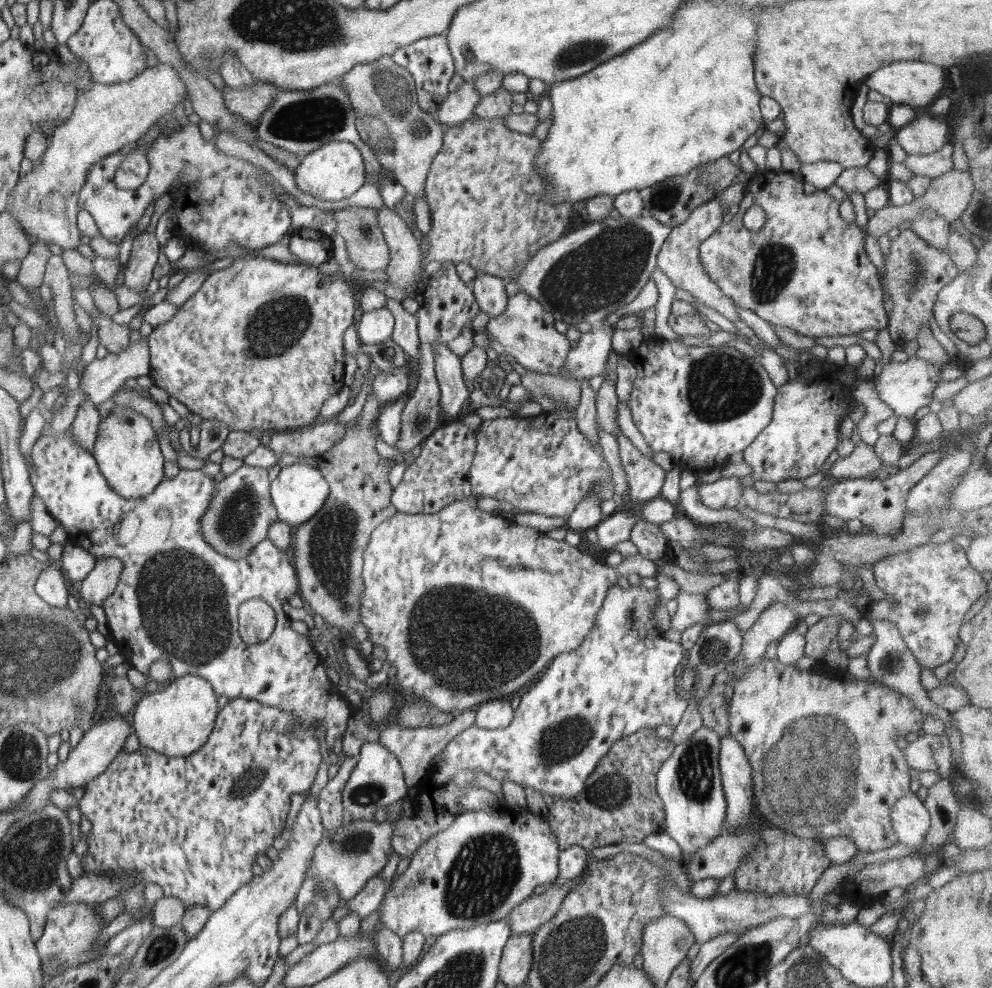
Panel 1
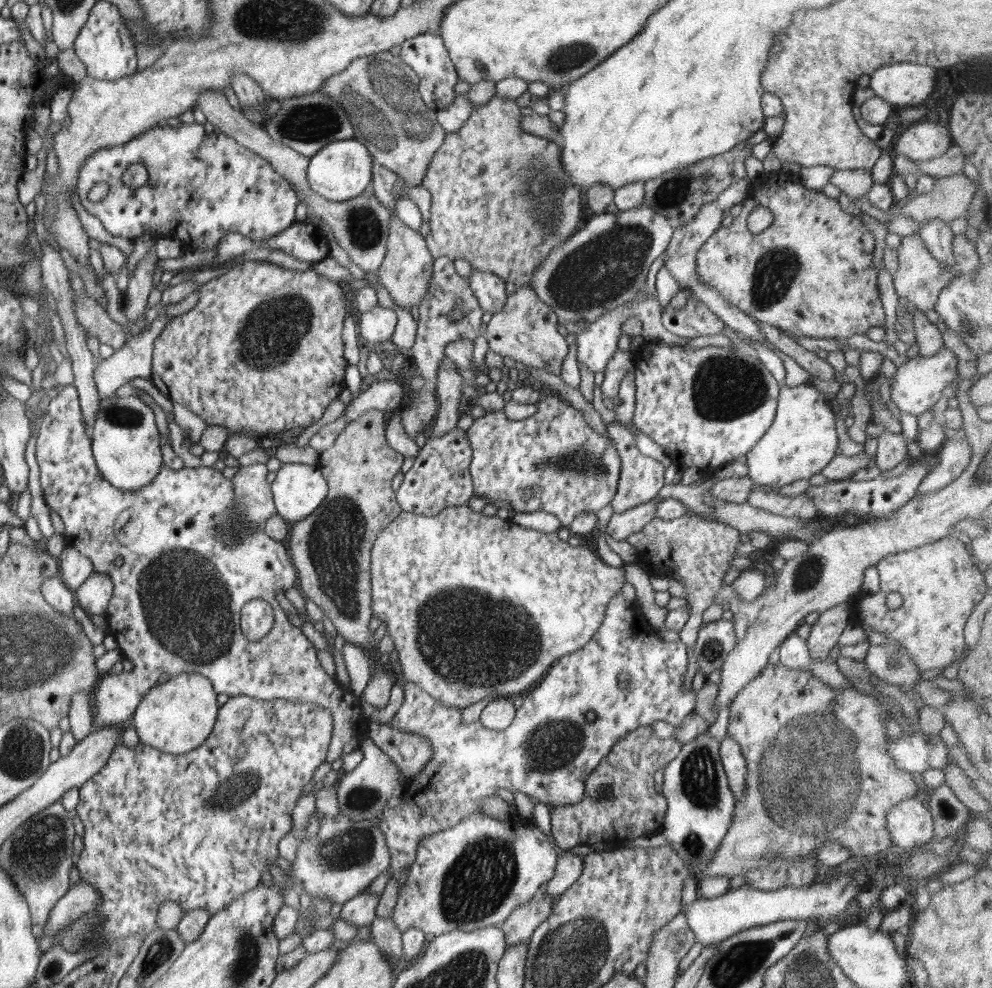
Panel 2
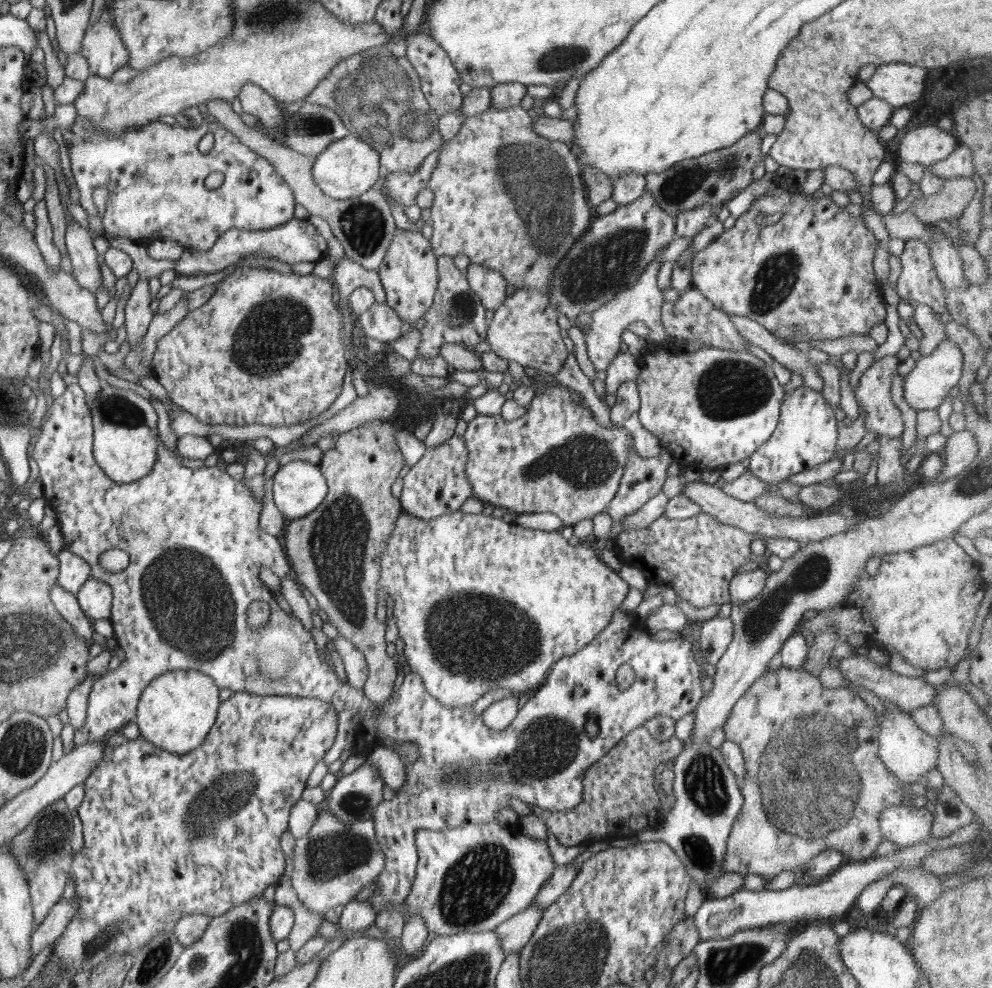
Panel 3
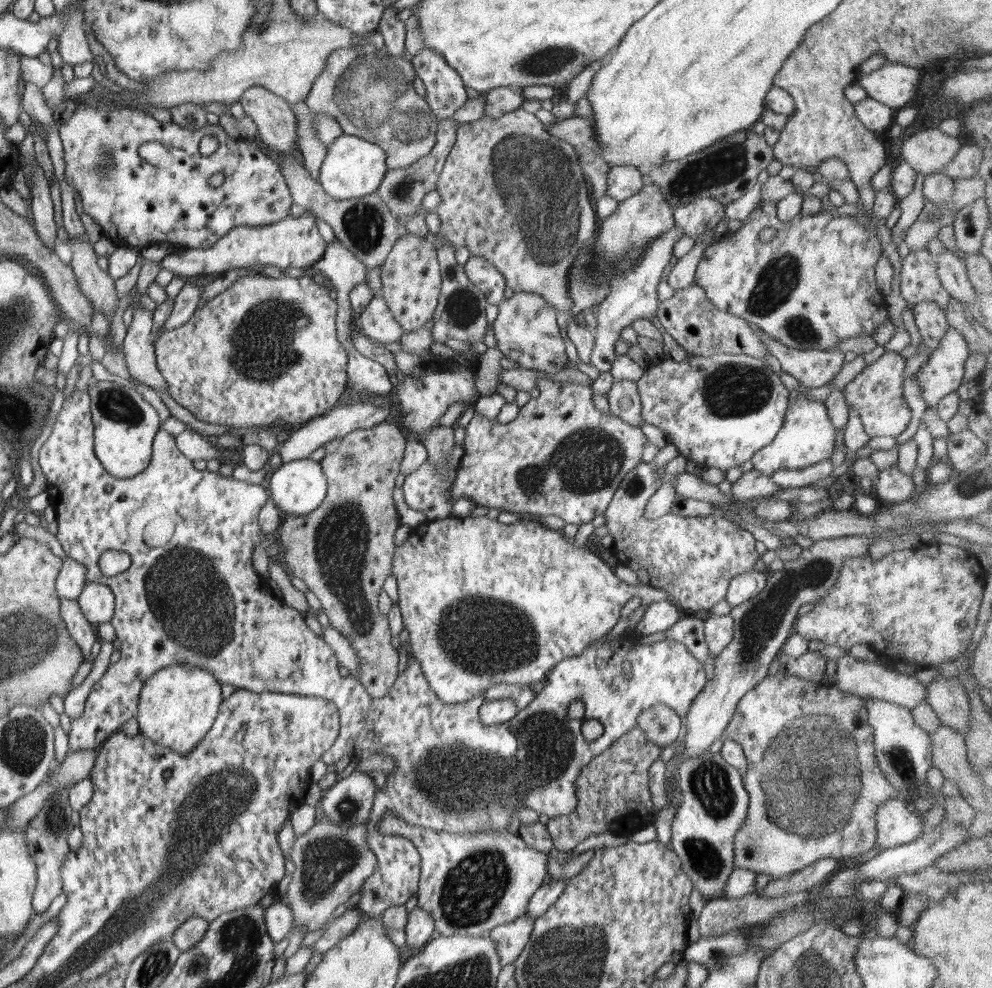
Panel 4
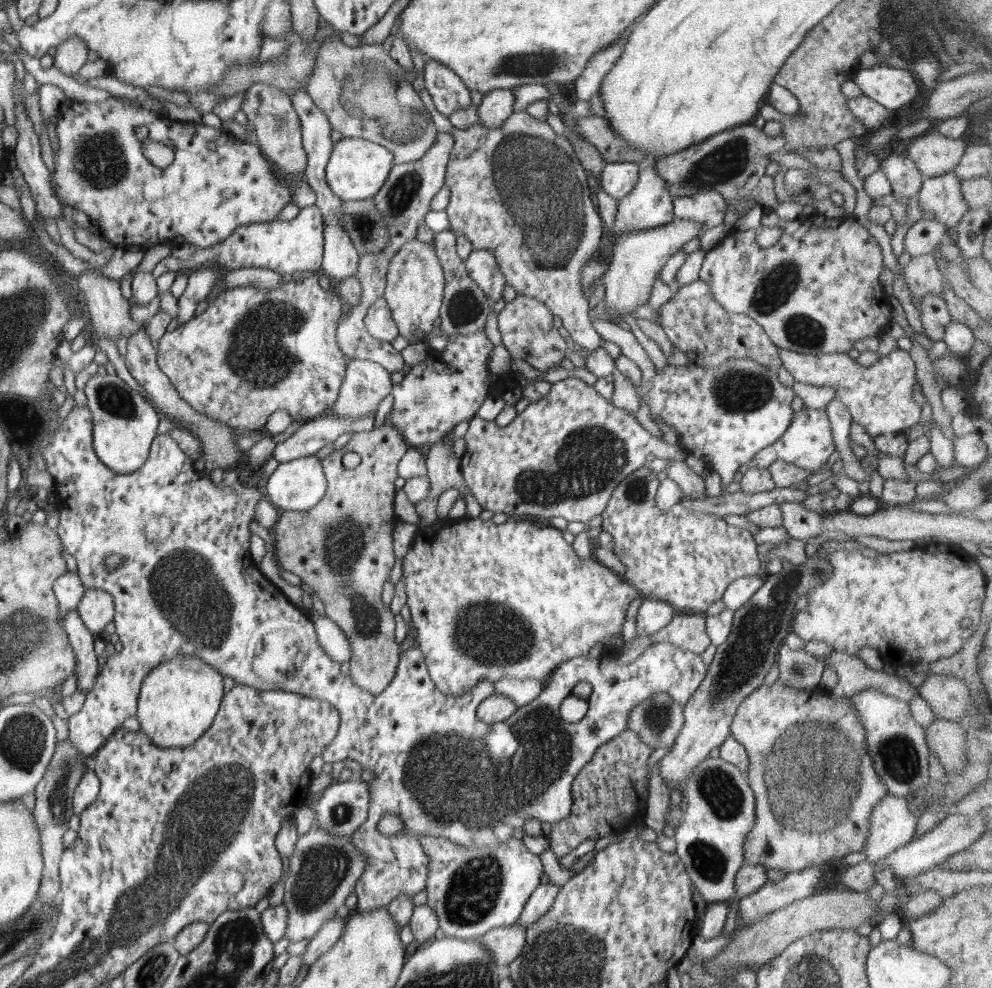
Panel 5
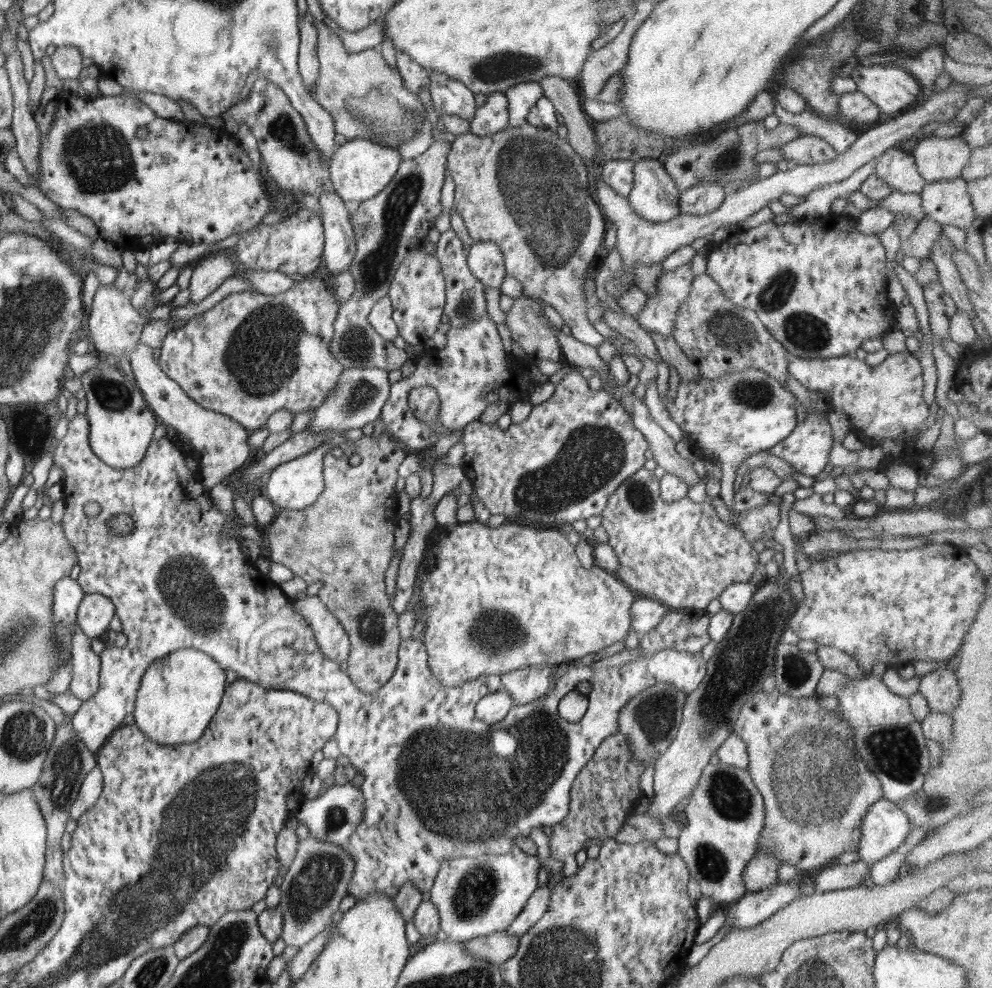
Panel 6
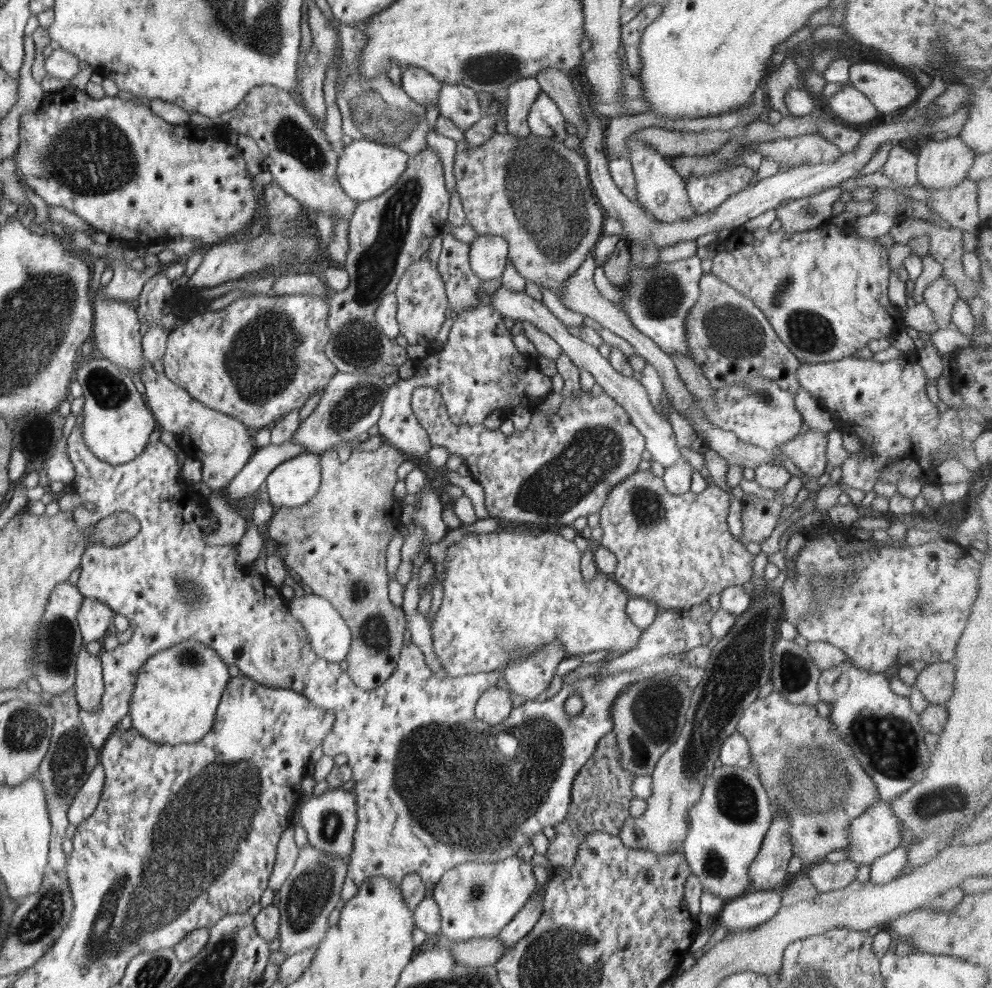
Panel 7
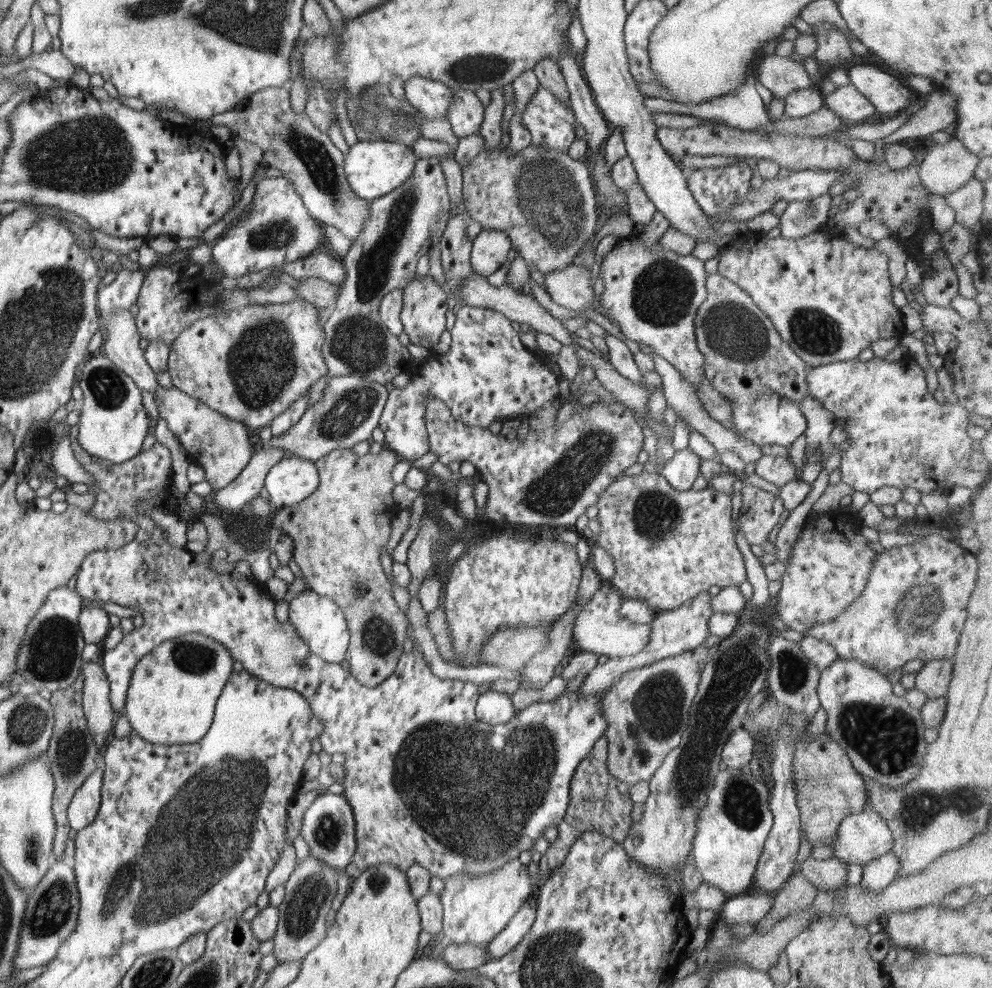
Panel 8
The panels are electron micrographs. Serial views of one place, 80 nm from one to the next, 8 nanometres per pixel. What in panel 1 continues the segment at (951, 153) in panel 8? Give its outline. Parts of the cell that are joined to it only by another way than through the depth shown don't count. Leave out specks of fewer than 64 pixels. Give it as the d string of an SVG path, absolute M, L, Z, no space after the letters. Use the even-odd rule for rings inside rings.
M924 114L896 134L898 144L907 154L932 154L948 142L948 126L945 117Z

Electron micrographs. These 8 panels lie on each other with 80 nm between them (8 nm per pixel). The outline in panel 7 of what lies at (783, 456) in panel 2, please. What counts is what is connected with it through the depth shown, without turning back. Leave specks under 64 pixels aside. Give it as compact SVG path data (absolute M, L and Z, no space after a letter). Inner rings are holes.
M809 430L798 433L780 448L804 475L820 477L827 469L827 436L828 432Z

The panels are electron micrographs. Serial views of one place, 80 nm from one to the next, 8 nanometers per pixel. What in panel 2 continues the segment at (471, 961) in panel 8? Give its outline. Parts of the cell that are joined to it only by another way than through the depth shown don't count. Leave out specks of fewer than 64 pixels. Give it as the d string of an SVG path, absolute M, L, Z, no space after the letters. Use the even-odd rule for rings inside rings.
M539 894L513 910L500 925L506 934L507 946L528 944L538 925L550 916L555 902L556 898Z

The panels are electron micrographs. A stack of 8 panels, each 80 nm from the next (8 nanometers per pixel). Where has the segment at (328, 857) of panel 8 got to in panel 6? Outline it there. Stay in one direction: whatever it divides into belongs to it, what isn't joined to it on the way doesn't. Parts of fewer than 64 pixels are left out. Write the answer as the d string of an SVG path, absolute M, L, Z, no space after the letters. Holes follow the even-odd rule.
M352 782L345 785L332 785L326 792L314 799L305 799L300 808L294 813L299 823L308 826L309 835L314 839L332 842L338 847L346 848L349 837L354 834L356 828L364 820L364 797L360 788L352 785Z

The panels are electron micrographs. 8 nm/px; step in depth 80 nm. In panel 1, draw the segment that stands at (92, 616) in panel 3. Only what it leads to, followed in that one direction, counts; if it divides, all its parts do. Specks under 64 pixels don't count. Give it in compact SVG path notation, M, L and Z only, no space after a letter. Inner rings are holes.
M119 558L96 559L92 572L79 584L77 598L84 603L102 607L102 603L115 591L124 565Z

